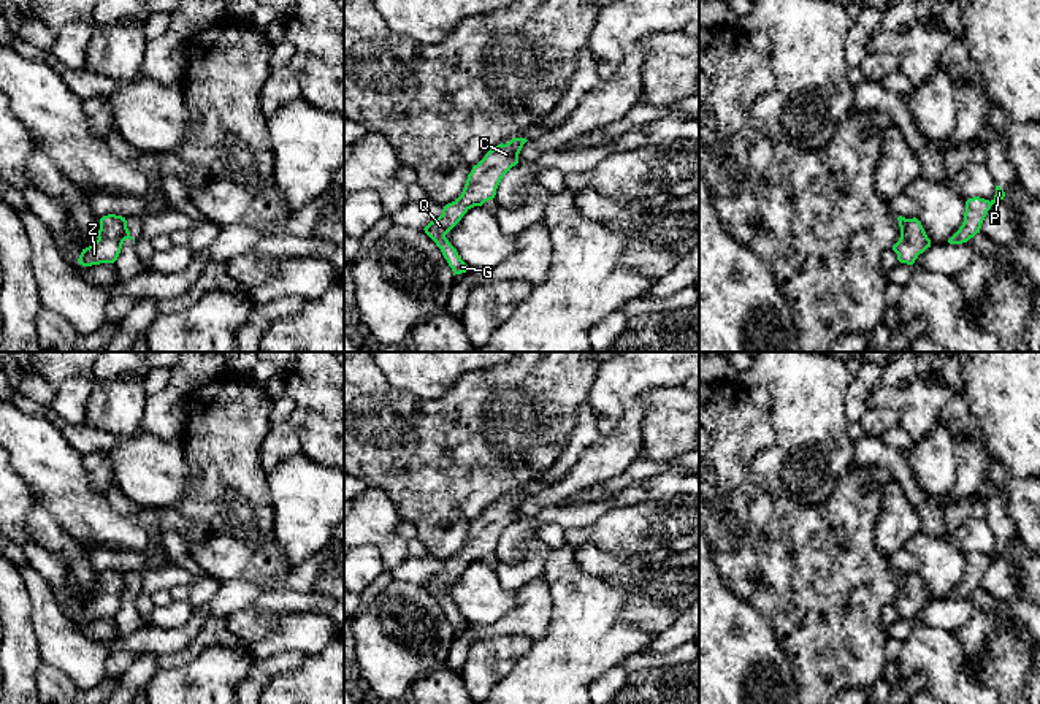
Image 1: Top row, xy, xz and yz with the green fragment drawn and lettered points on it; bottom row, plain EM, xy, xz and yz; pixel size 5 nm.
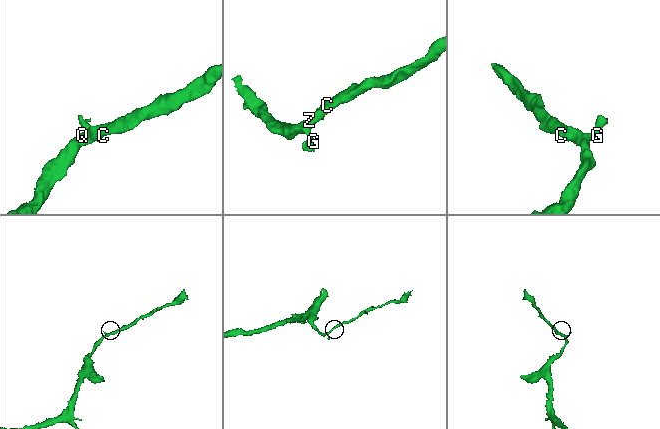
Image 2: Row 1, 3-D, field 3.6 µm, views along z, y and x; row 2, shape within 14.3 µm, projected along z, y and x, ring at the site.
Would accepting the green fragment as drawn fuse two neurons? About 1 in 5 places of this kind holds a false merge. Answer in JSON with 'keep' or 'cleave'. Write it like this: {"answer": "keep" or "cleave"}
{"answer": "keep"}

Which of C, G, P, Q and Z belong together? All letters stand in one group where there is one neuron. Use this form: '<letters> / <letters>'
C G P Q Z

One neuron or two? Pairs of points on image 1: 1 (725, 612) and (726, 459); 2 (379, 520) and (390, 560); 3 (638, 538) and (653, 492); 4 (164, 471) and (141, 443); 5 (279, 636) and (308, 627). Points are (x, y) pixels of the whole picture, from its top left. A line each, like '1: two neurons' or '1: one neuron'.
1: two neurons
2: one neuron
3: two neurons
4: one neuron
5: one neuron

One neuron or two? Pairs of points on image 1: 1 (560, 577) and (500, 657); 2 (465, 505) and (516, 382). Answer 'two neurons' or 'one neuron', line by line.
1: two neurons
2: one neuron

